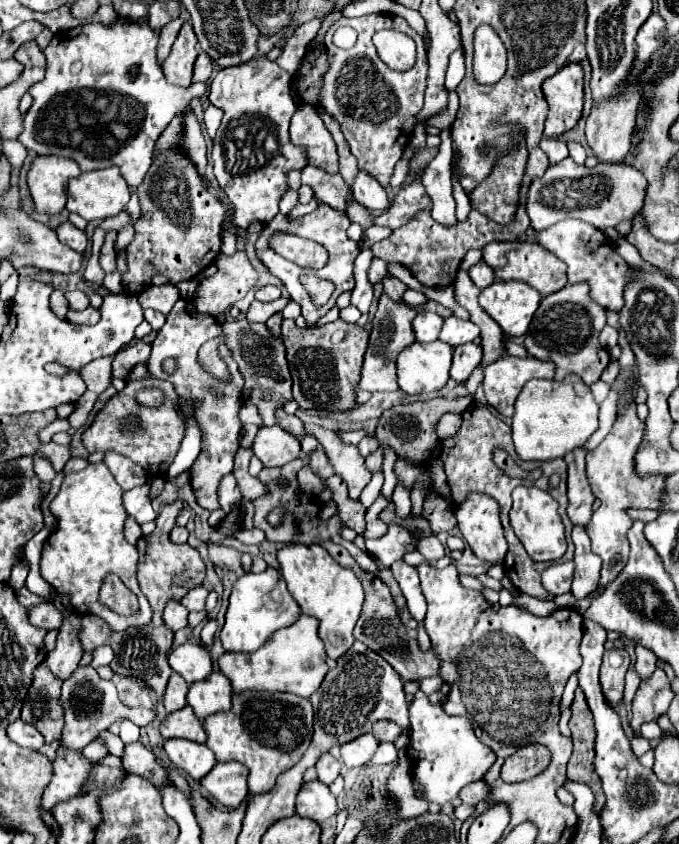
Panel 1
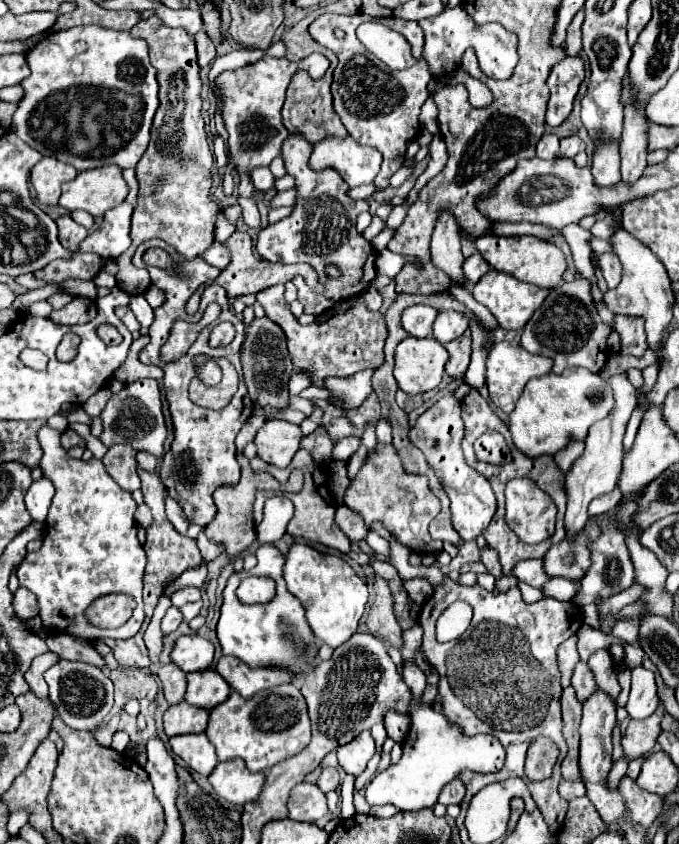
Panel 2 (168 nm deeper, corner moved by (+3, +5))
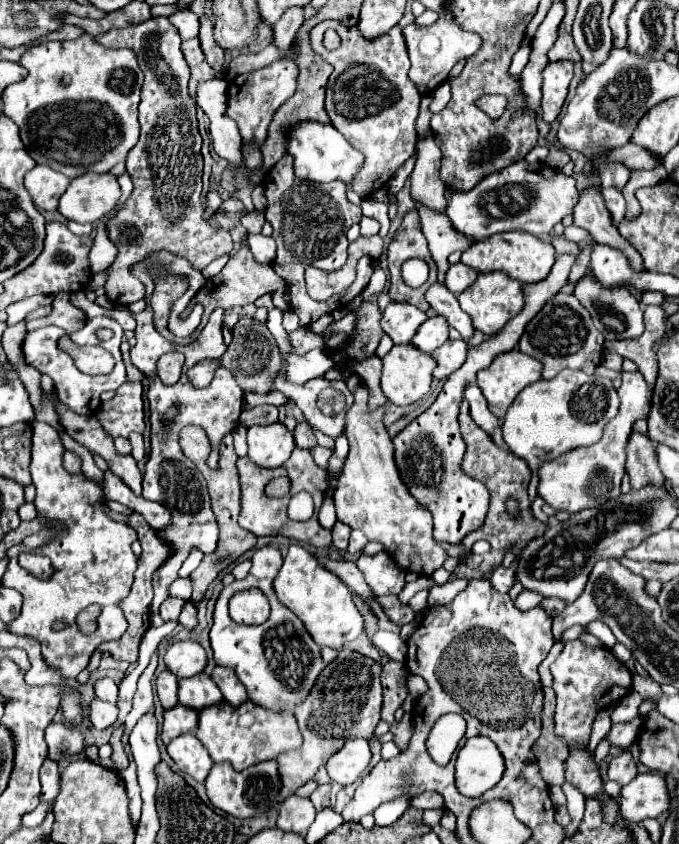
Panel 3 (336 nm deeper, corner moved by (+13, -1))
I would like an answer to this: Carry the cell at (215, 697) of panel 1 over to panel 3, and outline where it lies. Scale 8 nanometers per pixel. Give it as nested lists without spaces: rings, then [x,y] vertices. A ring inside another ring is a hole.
[[[200,673],[200,675],[194,675],[194,677],[180,681],[178,701],[182,705],[188,705],[188,707],[200,711],[202,707],[216,705],[222,699],[224,697],[222,697],[218,685],[206,673]],[[198,703],[208,703],[208,705],[198,705]]]

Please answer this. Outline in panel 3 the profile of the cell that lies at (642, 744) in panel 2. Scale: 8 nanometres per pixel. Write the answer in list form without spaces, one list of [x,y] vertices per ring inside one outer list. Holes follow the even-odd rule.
[[[622,751],[618,757],[614,757],[610,761],[610,767],[608,767],[608,779],[610,781],[616,781],[618,785],[624,787],[636,775],[638,775],[638,769],[636,769],[636,763],[632,761],[632,757],[630,757],[628,751]]]

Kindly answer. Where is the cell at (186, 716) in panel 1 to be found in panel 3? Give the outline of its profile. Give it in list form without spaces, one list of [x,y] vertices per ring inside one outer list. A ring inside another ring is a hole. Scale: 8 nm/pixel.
[[[176,705],[164,713],[164,725],[162,725],[162,741],[168,745],[174,737],[182,733],[192,733],[198,725],[198,711],[190,709],[186,705]]]

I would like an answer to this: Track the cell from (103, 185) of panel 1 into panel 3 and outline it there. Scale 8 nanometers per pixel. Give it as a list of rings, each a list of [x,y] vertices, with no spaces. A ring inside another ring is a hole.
[[[84,173],[74,177],[60,197],[58,211],[76,223],[94,223],[110,213],[120,199],[120,185],[112,173]]]

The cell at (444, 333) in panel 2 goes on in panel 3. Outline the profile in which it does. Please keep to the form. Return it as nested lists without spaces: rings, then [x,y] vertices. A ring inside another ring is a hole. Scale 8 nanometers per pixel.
[[[436,315],[430,317],[412,337],[414,347],[418,347],[424,353],[432,353],[434,349],[438,349],[444,341],[448,339],[448,323],[444,317]]]

